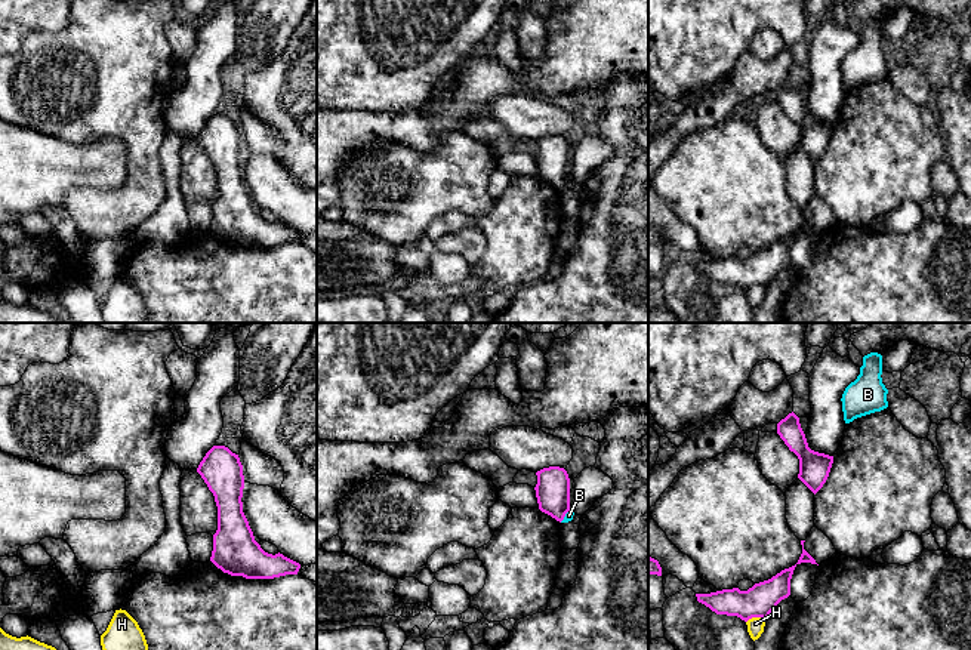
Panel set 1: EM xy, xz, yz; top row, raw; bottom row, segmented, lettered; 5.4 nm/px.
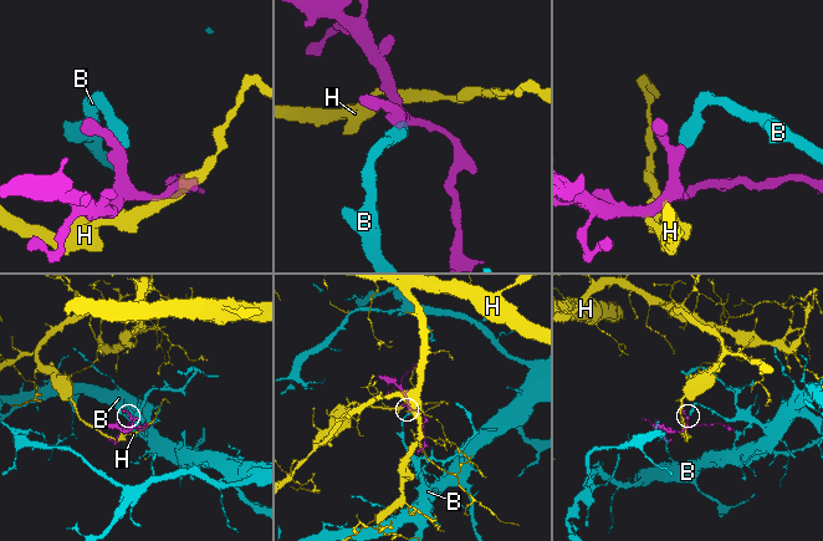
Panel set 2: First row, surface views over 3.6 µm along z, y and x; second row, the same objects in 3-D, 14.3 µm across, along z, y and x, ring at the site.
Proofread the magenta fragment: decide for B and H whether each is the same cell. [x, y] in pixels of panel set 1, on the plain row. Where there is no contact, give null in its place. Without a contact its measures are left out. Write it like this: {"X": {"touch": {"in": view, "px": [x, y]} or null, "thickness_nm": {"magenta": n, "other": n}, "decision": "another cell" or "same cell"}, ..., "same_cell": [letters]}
{"B": {"touch": {"in": "xz", "px": [564, 184]}, "thickness_nm": {"magenta": 190, "other": 50}, "decision": "another cell"}, "H": {"touch": {"in": "yz", "px": [755, 285]}, "thickness_nm": {"magenta": 180, "other": 100}, "decision": "another cell"}, "same_cell": []}

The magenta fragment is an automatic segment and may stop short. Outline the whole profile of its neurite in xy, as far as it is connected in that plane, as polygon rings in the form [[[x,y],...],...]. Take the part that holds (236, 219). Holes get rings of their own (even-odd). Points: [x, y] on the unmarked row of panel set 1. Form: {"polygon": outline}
{"polygon": [[[213,114],[197,141],[215,164],[218,198],[213,203],[210,229],[224,241],[246,247],[274,247],[298,243],[300,232],[283,222],[268,222],[255,209],[243,181],[244,144],[238,123],[225,114]]]}

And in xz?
{"polygon": [[[549,135],[536,141],[534,155],[539,178],[557,190],[562,190],[570,179],[570,147],[564,136]]]}

